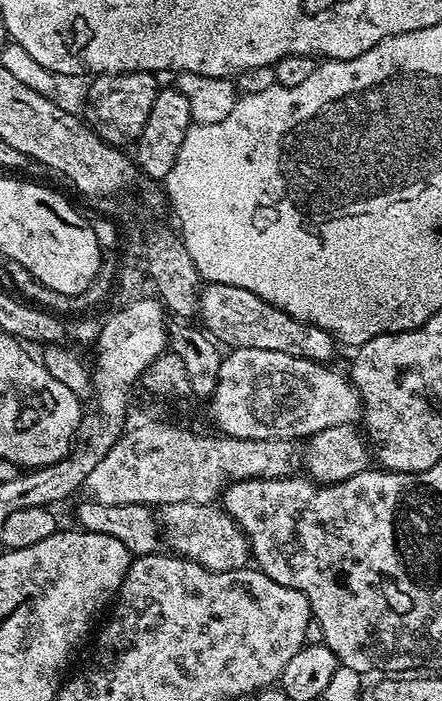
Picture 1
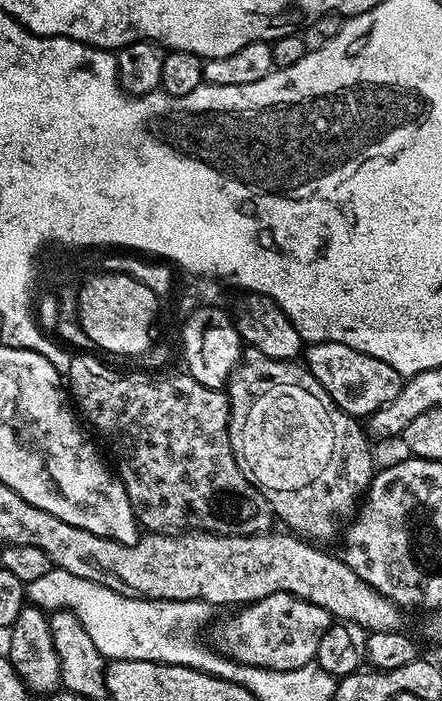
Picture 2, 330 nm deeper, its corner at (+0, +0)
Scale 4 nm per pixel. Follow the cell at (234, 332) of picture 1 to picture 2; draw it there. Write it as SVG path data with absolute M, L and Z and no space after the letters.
M342 342L308 344L306 356L307 352L308 371L329 392L329 401L339 411L357 418L367 418L382 406L394 402L394 398L398 398L402 378L398 370L394 370L394 366L386 366L386 362L370 358L370 354L362 354Z

